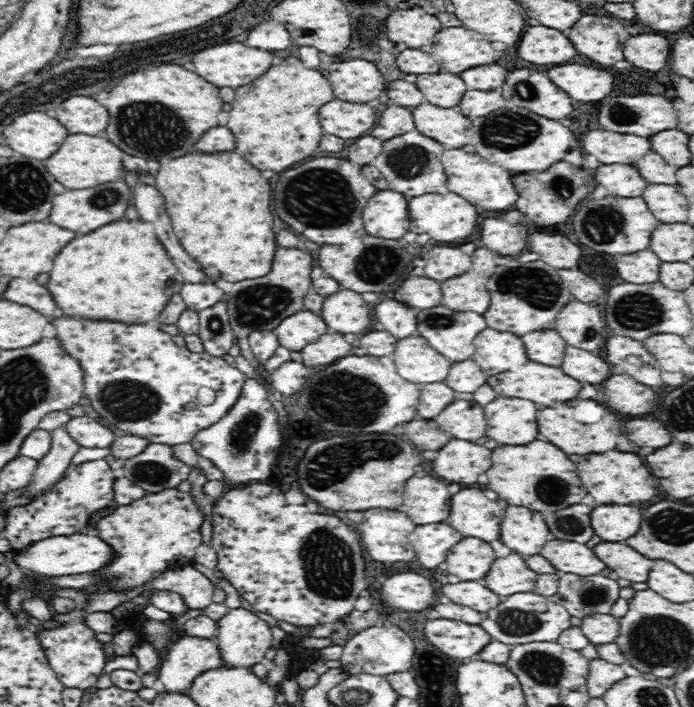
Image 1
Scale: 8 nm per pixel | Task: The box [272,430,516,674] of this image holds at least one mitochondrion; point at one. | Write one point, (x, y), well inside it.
(328, 562)

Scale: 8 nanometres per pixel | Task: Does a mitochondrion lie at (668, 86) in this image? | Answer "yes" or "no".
no

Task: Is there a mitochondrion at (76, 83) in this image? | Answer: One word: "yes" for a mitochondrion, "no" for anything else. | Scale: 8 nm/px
no

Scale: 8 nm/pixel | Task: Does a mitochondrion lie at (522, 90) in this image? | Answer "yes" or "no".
yes

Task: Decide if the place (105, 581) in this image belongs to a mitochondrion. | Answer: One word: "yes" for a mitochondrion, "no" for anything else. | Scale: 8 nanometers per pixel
no

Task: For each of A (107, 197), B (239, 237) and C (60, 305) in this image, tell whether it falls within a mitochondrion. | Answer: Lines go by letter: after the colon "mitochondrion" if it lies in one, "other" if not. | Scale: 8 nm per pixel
A: mitochondrion
B: other
C: other

